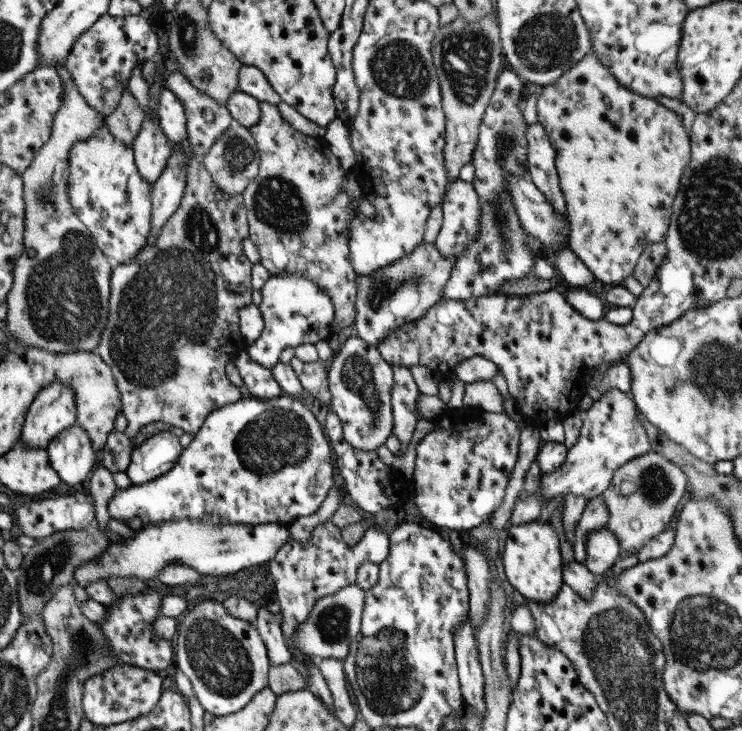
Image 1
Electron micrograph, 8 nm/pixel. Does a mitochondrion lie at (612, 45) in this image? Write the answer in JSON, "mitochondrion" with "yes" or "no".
{"mitochondrion":"no"}

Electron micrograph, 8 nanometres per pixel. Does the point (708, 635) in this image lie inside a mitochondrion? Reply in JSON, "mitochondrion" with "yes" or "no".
{"mitochondrion":"yes"}

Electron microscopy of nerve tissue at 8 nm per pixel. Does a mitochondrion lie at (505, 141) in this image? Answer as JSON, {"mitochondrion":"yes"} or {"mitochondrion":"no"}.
{"mitochondrion":"yes"}

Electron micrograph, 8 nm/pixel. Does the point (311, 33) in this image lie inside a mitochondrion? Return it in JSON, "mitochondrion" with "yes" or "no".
{"mitochondrion":"no"}

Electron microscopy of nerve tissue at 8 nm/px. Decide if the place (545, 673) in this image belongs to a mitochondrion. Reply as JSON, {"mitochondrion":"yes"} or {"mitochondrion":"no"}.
{"mitochondrion":"no"}

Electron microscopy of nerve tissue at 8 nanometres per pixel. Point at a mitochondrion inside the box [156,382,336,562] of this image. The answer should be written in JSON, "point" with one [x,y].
{"point":[278,441]}

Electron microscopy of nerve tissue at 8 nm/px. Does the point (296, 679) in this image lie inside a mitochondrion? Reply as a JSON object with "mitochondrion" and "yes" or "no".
{"mitochondrion":"no"}

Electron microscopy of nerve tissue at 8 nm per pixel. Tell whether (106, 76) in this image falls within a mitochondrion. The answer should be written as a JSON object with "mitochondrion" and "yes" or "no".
{"mitochondrion":"no"}

